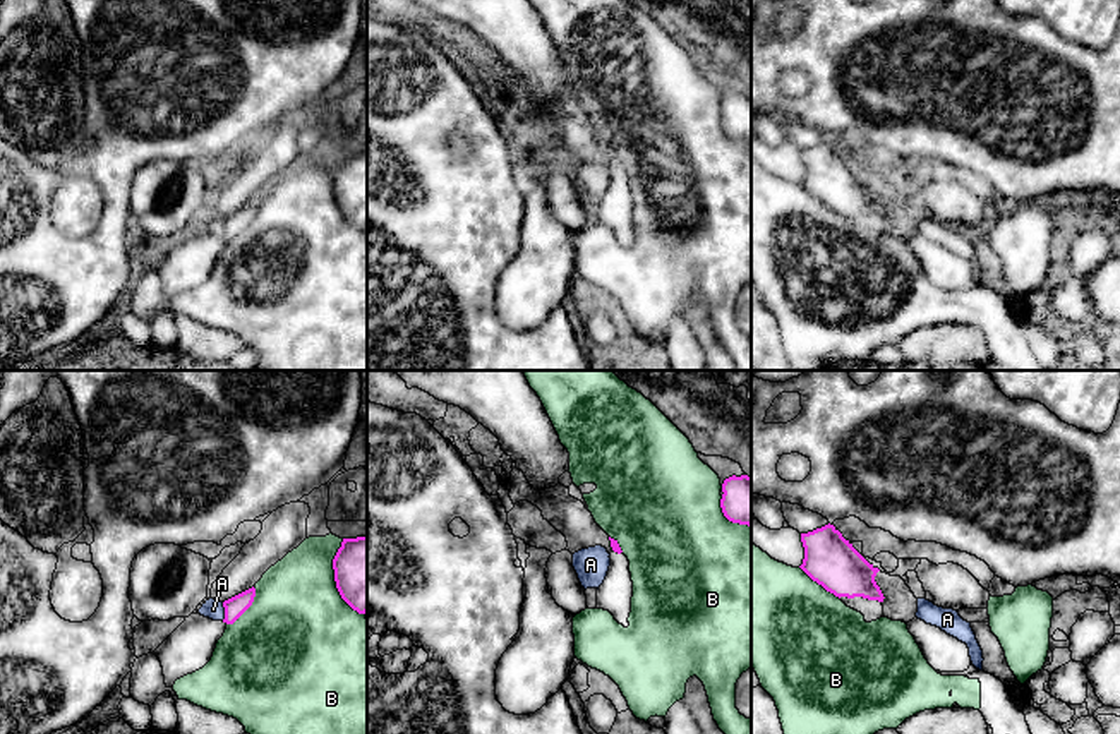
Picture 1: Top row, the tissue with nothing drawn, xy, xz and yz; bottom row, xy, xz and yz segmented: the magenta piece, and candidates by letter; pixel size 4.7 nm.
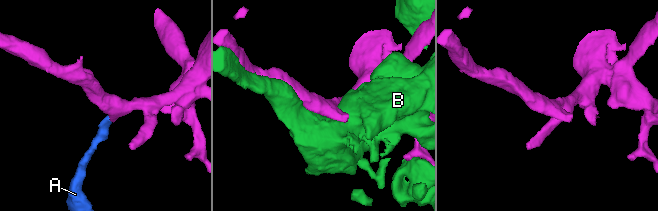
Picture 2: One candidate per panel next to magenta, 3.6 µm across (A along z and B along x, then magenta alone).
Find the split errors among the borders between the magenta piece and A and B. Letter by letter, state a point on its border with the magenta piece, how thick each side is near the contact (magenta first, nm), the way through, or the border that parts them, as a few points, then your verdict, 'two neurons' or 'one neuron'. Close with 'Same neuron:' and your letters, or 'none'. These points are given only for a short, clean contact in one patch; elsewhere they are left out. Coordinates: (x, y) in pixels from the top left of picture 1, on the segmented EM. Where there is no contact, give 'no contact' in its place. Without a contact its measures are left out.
A: contact xy (225, 611); calibres 100 and 90 nm; border xy (222, 602), (223, 619); two neurons
B: contact xy (247, 607); calibres 100 and 500 nm; two neurons
Same neuron: none

